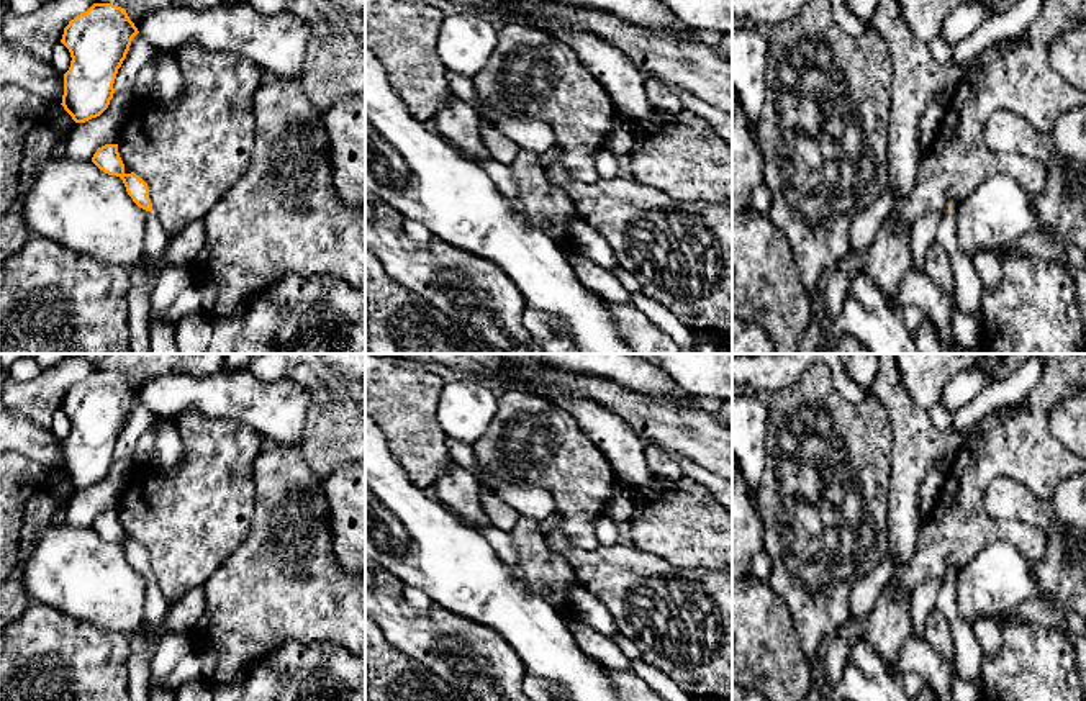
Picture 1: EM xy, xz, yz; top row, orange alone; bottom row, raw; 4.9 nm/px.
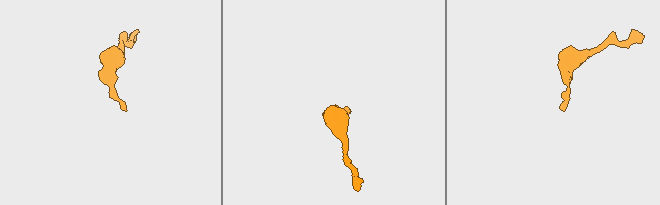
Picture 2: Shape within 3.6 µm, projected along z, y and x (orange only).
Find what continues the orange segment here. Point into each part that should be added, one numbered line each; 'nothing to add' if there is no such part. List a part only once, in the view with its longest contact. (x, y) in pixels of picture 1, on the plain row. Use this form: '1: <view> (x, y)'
1: xy (158, 608)

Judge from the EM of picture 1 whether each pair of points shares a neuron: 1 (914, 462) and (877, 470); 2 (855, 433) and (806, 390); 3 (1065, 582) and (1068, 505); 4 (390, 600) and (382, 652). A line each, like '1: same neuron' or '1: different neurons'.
1: different neurons
2: same neuron
3: different neurons
4: different neurons

